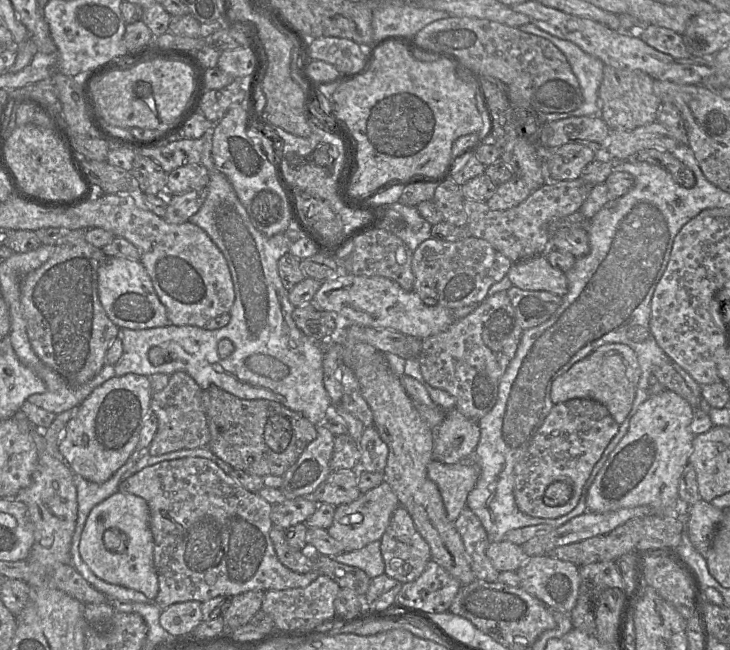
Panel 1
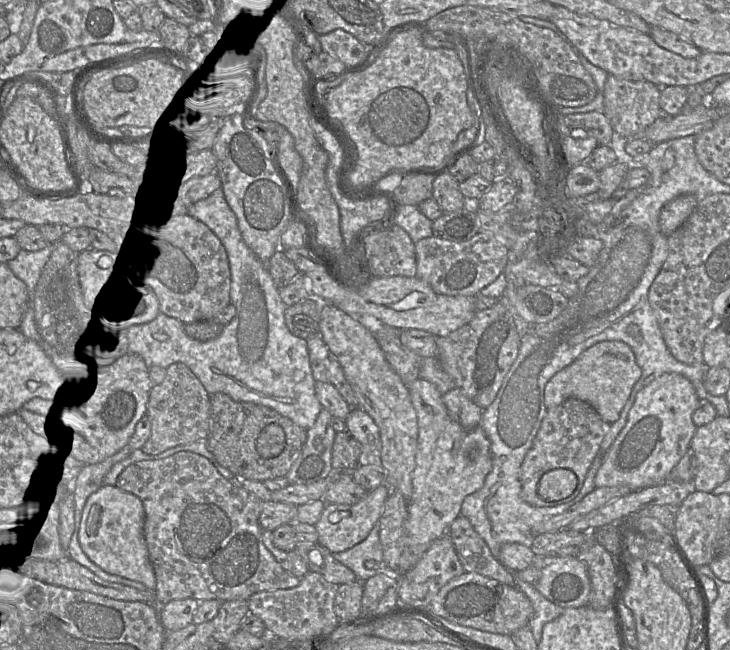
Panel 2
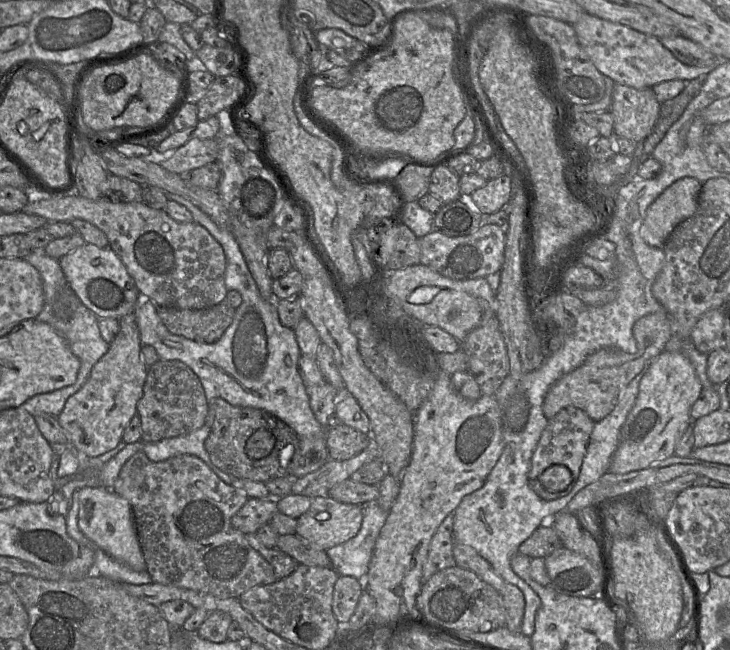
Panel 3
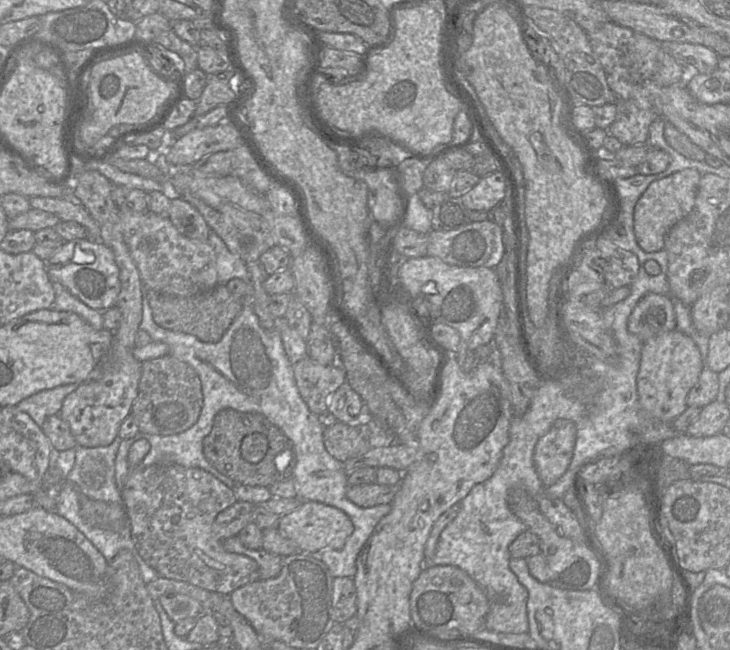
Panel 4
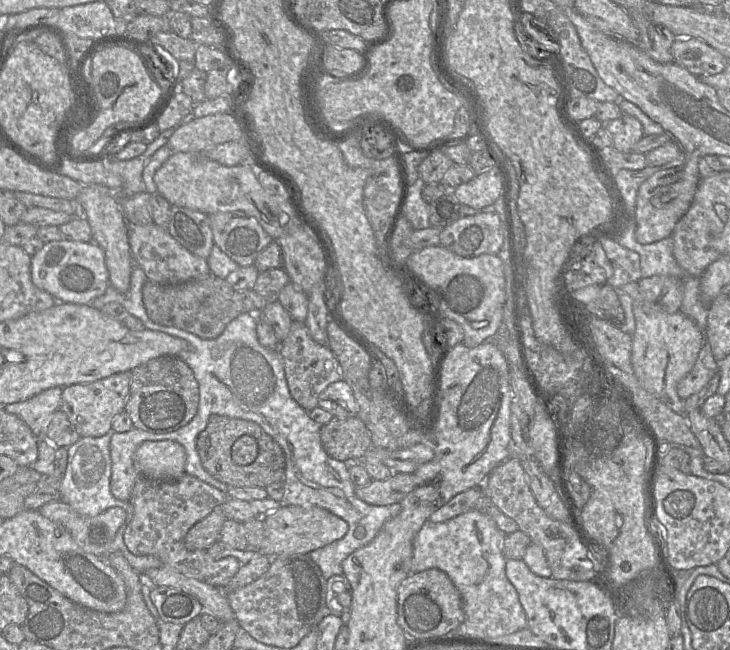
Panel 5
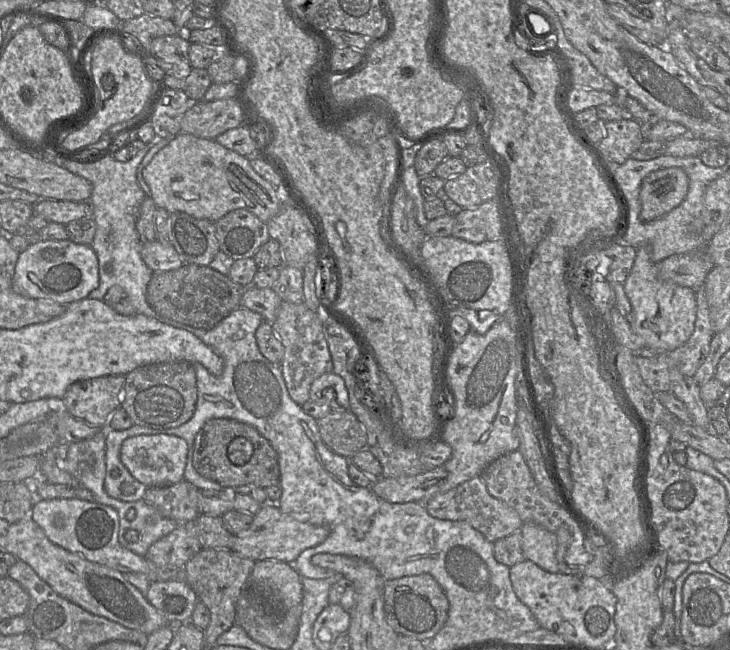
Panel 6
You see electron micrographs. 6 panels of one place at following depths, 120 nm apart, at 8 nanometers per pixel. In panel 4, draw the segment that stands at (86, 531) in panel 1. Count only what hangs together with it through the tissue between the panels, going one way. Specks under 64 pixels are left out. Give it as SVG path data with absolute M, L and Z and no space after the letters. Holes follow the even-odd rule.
M79 493L81 516L90 525L119 532L128 524L128 516L122 503L106 503Z

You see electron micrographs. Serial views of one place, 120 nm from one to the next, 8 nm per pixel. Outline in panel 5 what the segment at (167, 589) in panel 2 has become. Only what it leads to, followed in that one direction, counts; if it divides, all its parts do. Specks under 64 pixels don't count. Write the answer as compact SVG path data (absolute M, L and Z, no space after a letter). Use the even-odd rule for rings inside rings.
M186 473L175 481L156 481L140 476L129 500L133 517L125 530L124 544L134 555L157 556L164 567L223 589L239 570L239 561L234 557L213 560L207 550L188 550L184 538L193 525L216 507L221 507L227 499L226 493Z

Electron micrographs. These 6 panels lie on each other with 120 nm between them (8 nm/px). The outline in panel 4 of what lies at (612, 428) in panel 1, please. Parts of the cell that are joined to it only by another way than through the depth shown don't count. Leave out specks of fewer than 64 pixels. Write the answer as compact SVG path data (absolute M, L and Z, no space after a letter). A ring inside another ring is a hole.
M558 419L550 430L539 438L534 454L536 472L545 487L555 484L567 471L576 443L574 421Z

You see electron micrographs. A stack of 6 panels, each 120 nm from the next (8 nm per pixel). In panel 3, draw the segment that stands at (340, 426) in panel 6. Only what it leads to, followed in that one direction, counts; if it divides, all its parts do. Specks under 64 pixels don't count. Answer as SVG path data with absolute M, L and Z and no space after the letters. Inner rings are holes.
M345 424L327 431L327 449L331 460L349 460L365 450L372 442L372 436L364 434Z

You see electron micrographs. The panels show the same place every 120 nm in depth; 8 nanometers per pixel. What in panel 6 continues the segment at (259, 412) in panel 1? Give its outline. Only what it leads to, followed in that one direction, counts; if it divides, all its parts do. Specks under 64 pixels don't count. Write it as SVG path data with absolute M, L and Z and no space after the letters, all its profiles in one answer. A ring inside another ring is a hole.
M212 418L205 422L194 439L192 464L201 476L217 482L223 489L240 486L267 488L279 484L278 455L271 443L253 426L228 418Z

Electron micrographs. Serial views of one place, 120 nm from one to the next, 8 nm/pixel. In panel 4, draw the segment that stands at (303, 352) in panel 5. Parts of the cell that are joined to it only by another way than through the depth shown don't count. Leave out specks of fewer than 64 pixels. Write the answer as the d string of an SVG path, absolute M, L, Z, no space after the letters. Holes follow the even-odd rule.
M309 356L294 363L293 371L301 397L309 410L317 415L327 411L327 397L346 382L346 373L342 366L323 366Z

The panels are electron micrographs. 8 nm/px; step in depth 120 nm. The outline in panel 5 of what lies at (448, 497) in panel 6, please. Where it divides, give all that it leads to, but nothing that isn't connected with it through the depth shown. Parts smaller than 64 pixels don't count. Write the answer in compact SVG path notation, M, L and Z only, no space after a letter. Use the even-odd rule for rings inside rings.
M478 486L455 495L449 502L433 512L429 520L441 523L471 510L488 515L506 535L519 529L516 521L505 515Z

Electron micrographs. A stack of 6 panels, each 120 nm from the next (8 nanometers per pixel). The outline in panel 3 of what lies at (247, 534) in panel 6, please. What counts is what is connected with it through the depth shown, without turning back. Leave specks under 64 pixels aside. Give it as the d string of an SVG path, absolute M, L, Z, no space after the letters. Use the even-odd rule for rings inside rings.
M315 497L309 509L297 518L295 534L326 551L355 537L362 518L361 505Z

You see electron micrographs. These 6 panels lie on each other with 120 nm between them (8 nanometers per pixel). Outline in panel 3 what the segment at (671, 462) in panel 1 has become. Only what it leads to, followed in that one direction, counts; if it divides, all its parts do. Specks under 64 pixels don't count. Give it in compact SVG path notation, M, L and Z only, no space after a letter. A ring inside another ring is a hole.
M664 350L654 358L640 381L635 404L620 430L618 448L608 472L625 474L642 470L674 455L678 440L692 424L690 410L701 391L702 384L685 355Z

